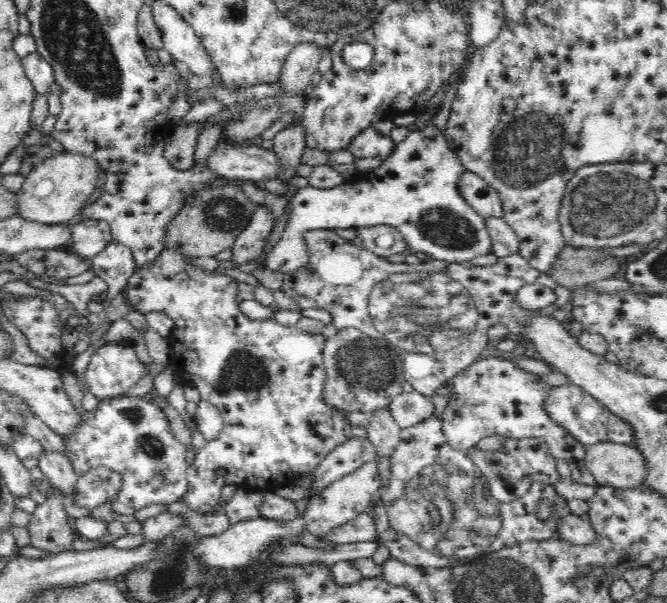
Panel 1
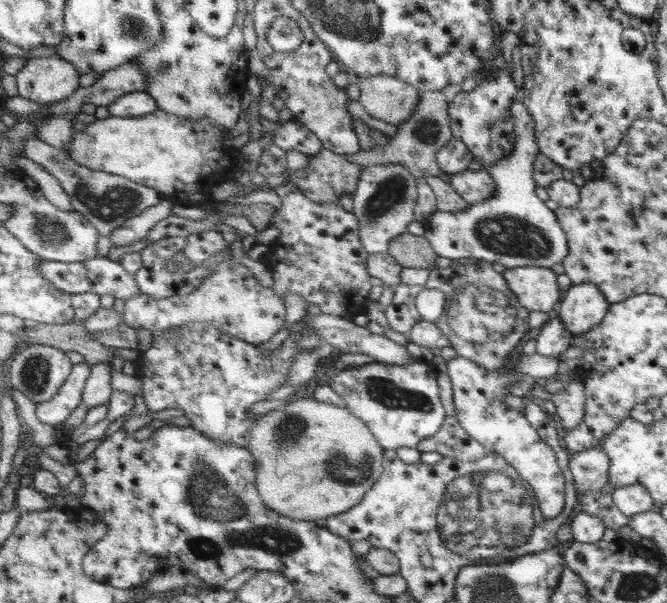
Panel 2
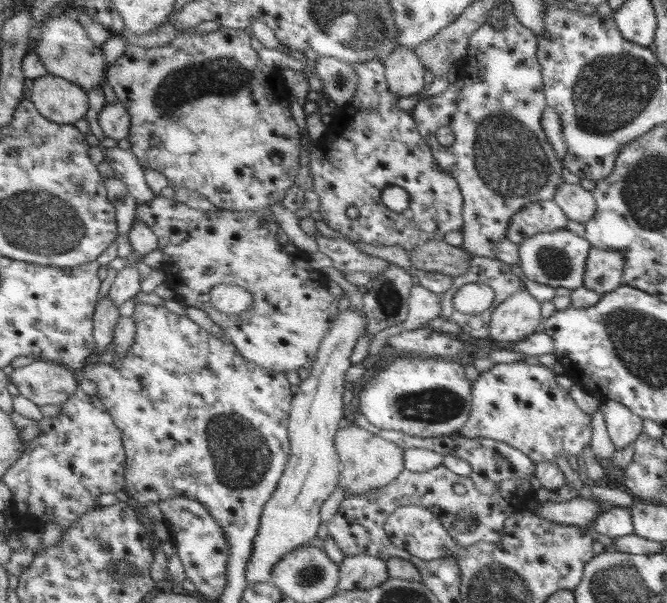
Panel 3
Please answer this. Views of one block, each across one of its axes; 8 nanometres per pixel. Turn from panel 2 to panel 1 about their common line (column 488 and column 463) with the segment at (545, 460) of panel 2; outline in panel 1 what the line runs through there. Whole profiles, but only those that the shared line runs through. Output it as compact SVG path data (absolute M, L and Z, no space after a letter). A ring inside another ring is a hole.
M490 357L484 360L476 360L471 363L466 370L459 372L450 380L448 387L450 389L450 398L446 404L446 410L442 414L442 430L448 439L448 443L459 451L465 451L467 448L476 446L482 438L492 436L492 434L500 434L500 436L512 438L543 438L548 443L552 456L556 460L564 458L568 462L568 466L572 471L572 476L568 483L568 489L574 491L583 485L598 487L598 482L586 467L585 452L586 446L580 444L573 436L570 436L564 429L559 428L546 415L544 411L544 398L546 398L547 388L540 383L540 377L525 372L518 367L515 362L511 362L498 357Z

